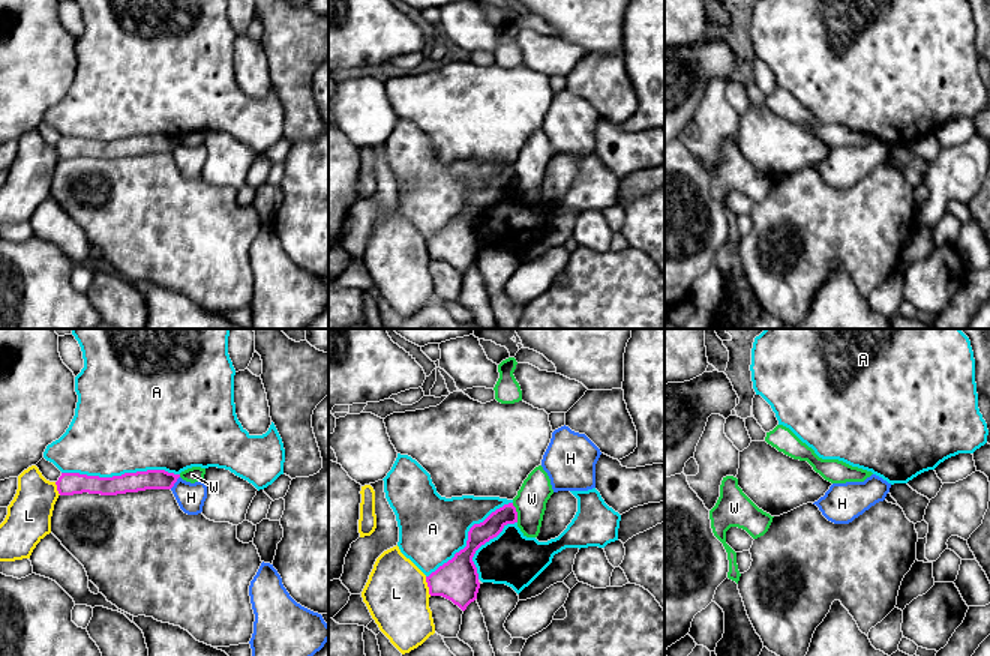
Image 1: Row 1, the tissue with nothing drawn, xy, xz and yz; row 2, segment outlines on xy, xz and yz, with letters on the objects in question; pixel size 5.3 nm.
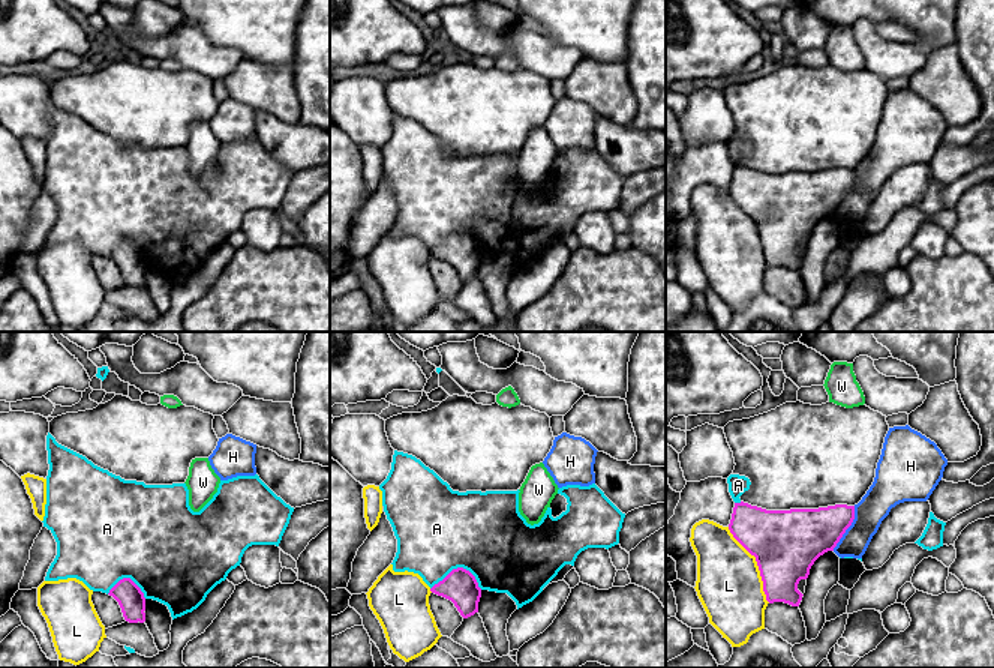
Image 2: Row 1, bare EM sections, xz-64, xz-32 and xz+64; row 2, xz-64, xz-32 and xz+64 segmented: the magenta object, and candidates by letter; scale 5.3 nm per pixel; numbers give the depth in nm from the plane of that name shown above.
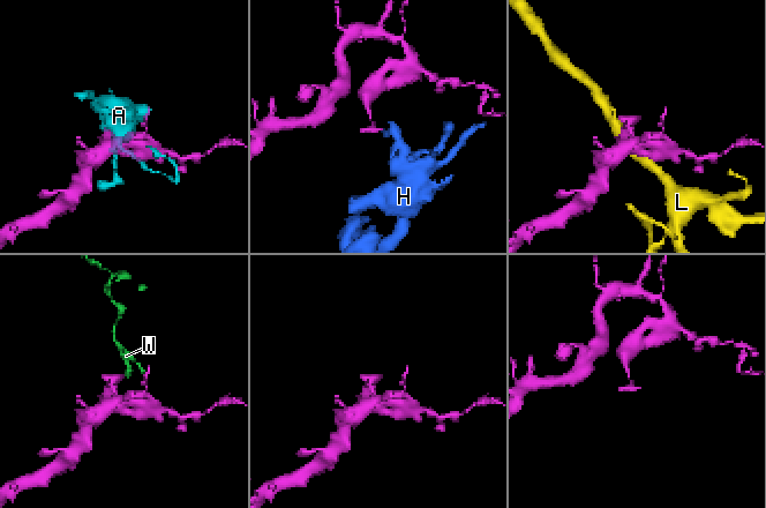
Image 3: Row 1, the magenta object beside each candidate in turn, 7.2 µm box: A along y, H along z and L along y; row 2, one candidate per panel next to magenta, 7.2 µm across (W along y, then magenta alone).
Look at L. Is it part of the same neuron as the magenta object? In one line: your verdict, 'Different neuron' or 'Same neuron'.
Different neuron

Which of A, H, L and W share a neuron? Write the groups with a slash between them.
A / H / L / W

